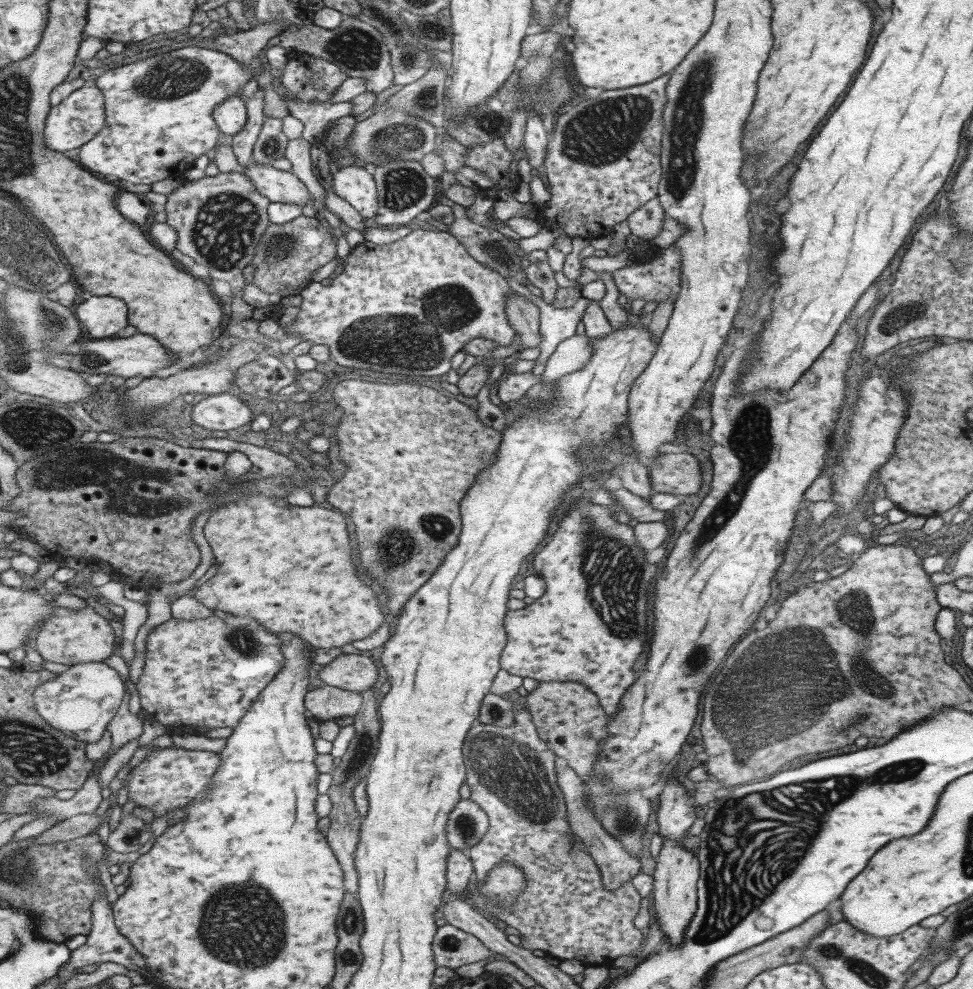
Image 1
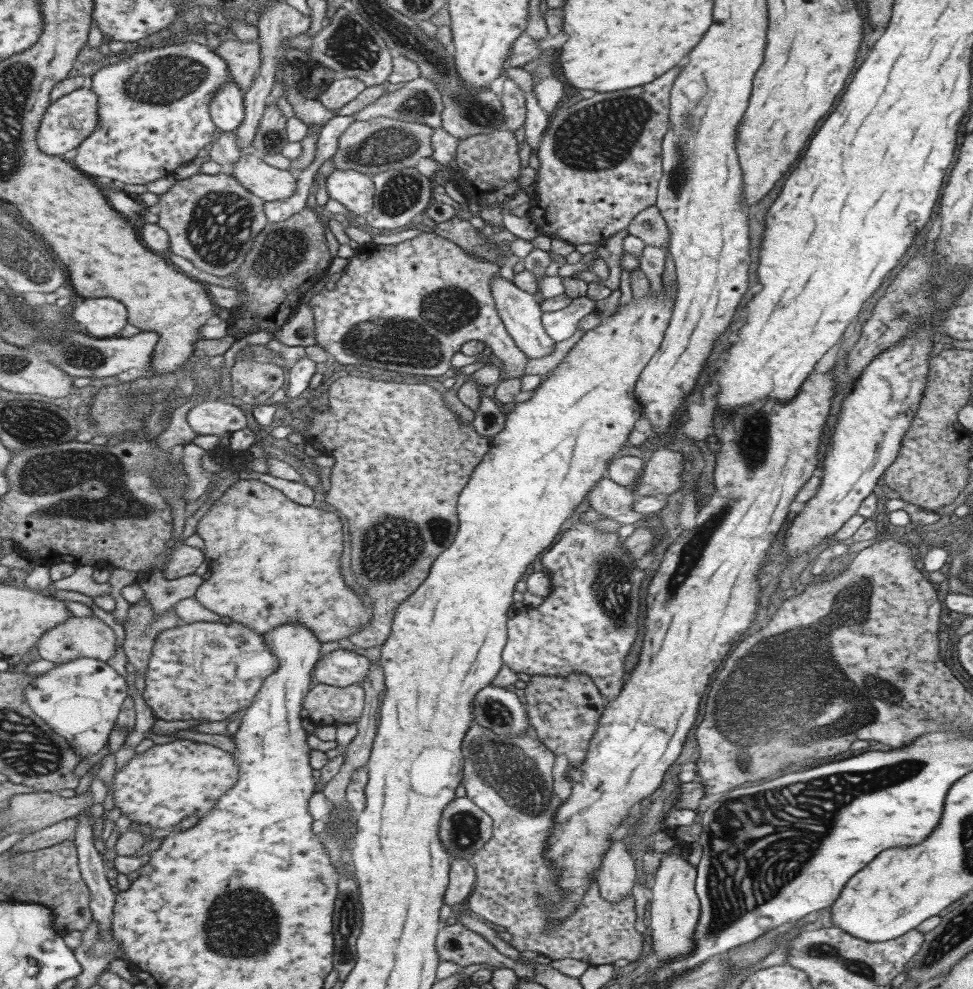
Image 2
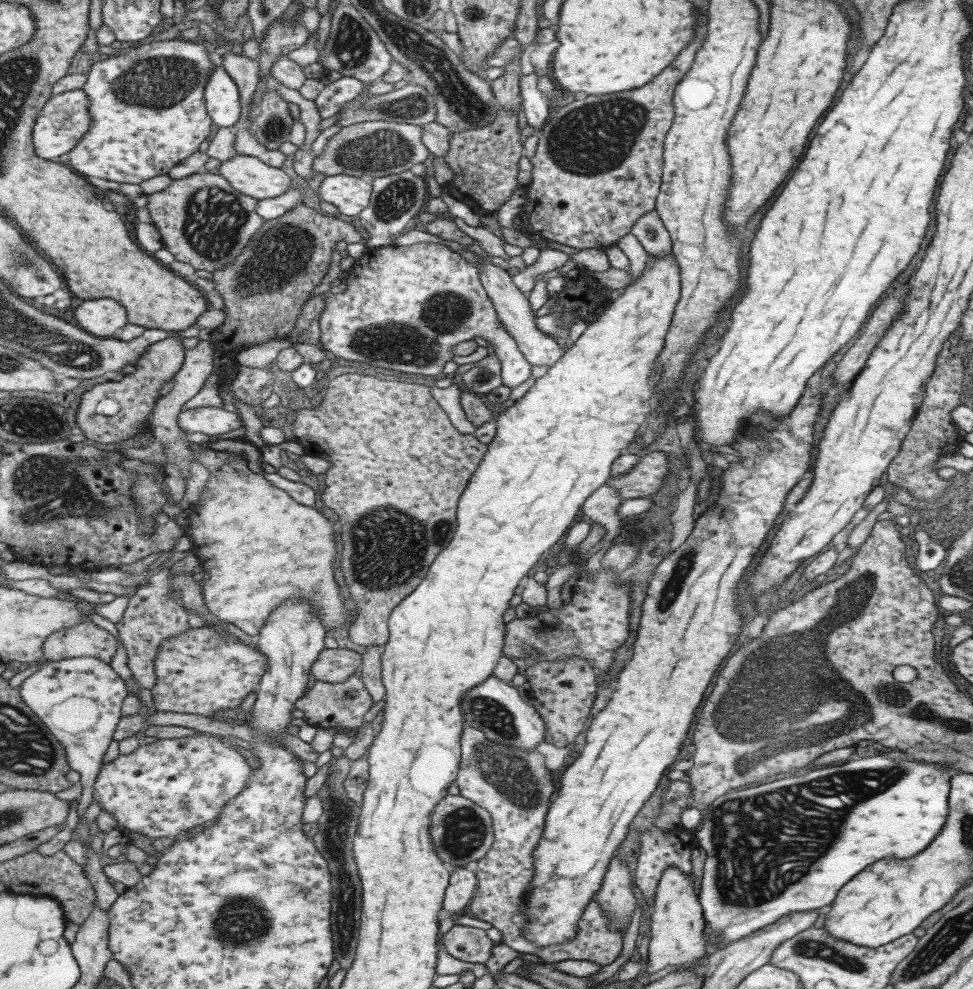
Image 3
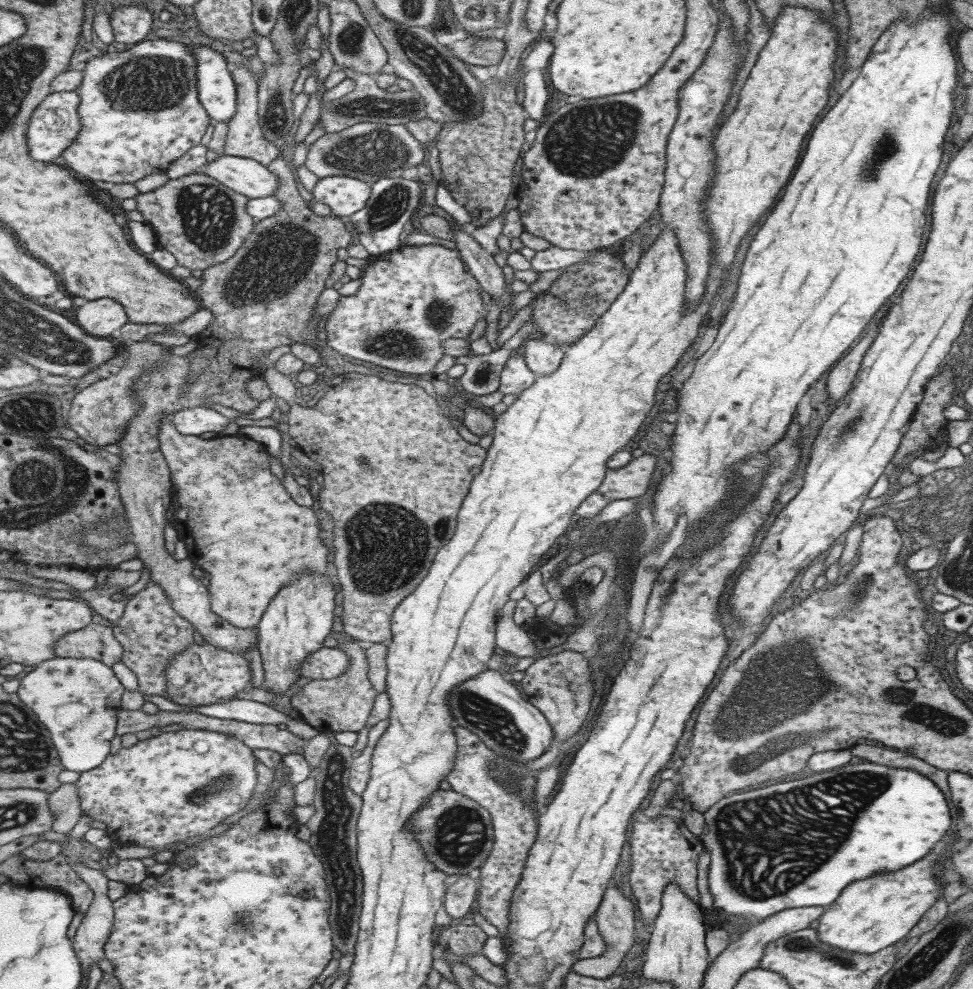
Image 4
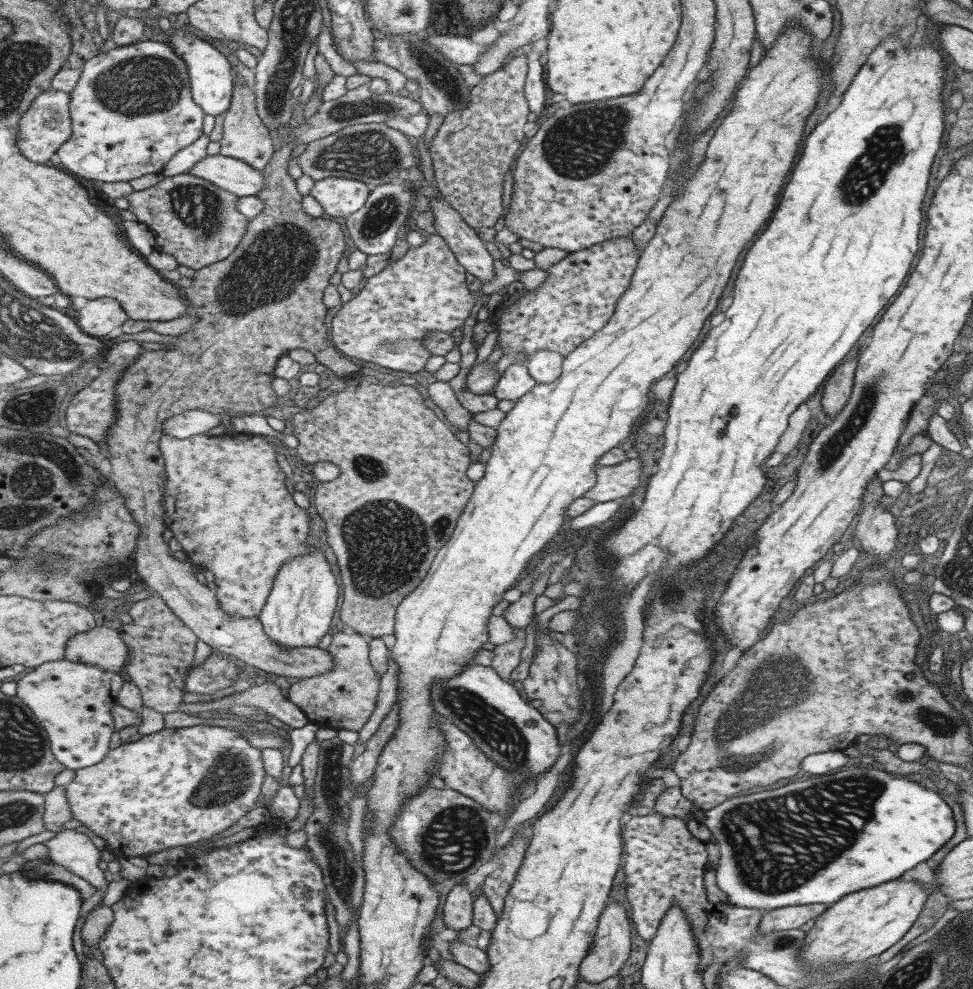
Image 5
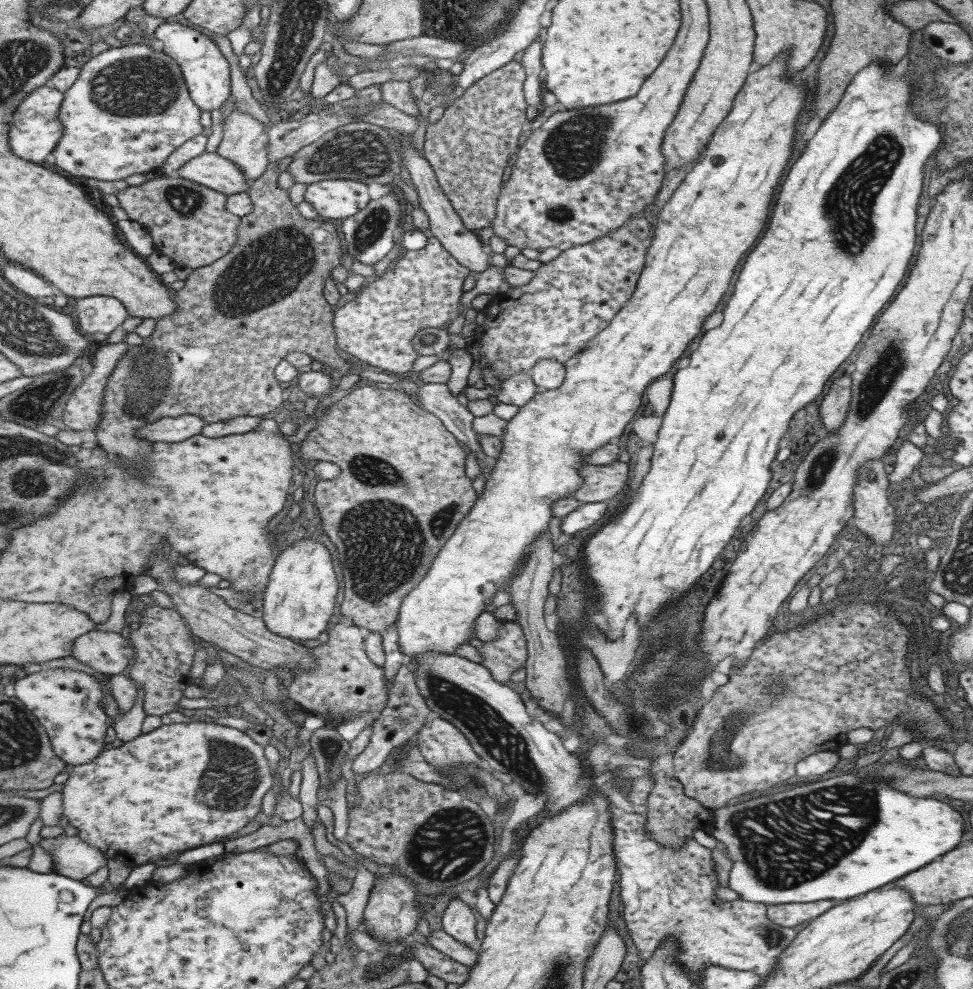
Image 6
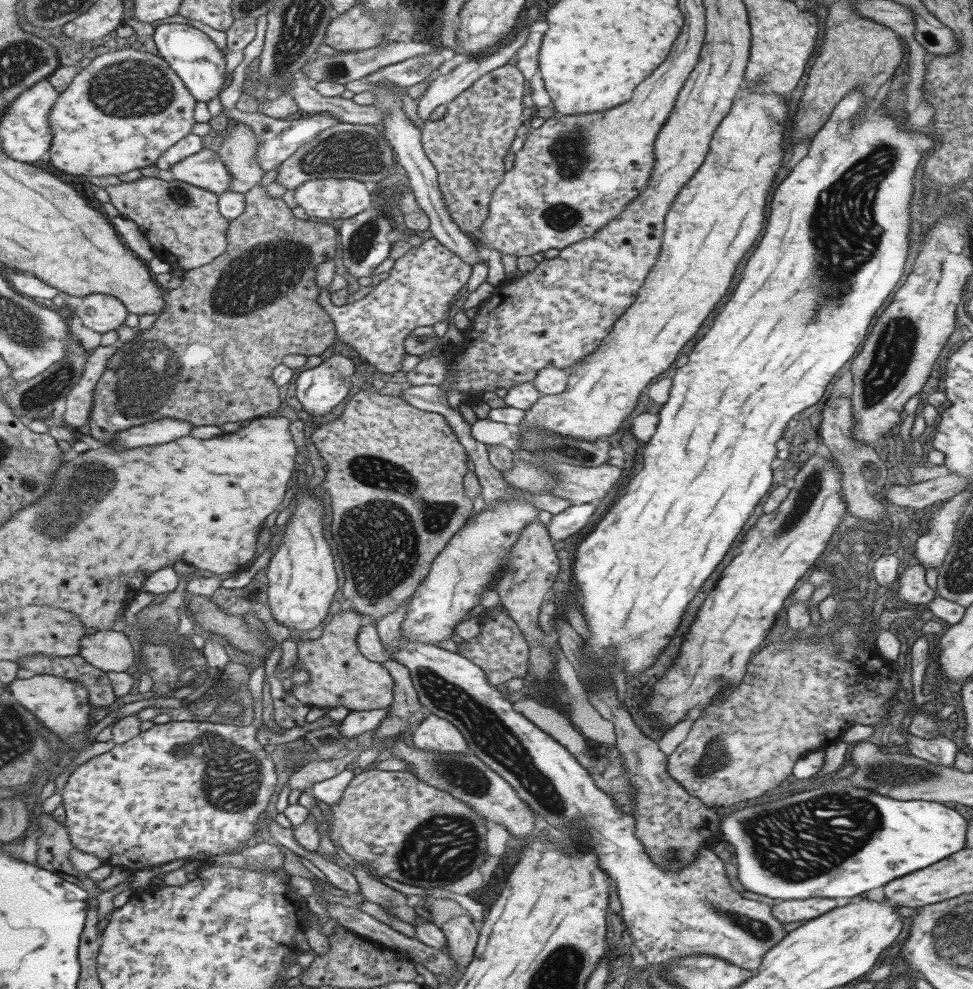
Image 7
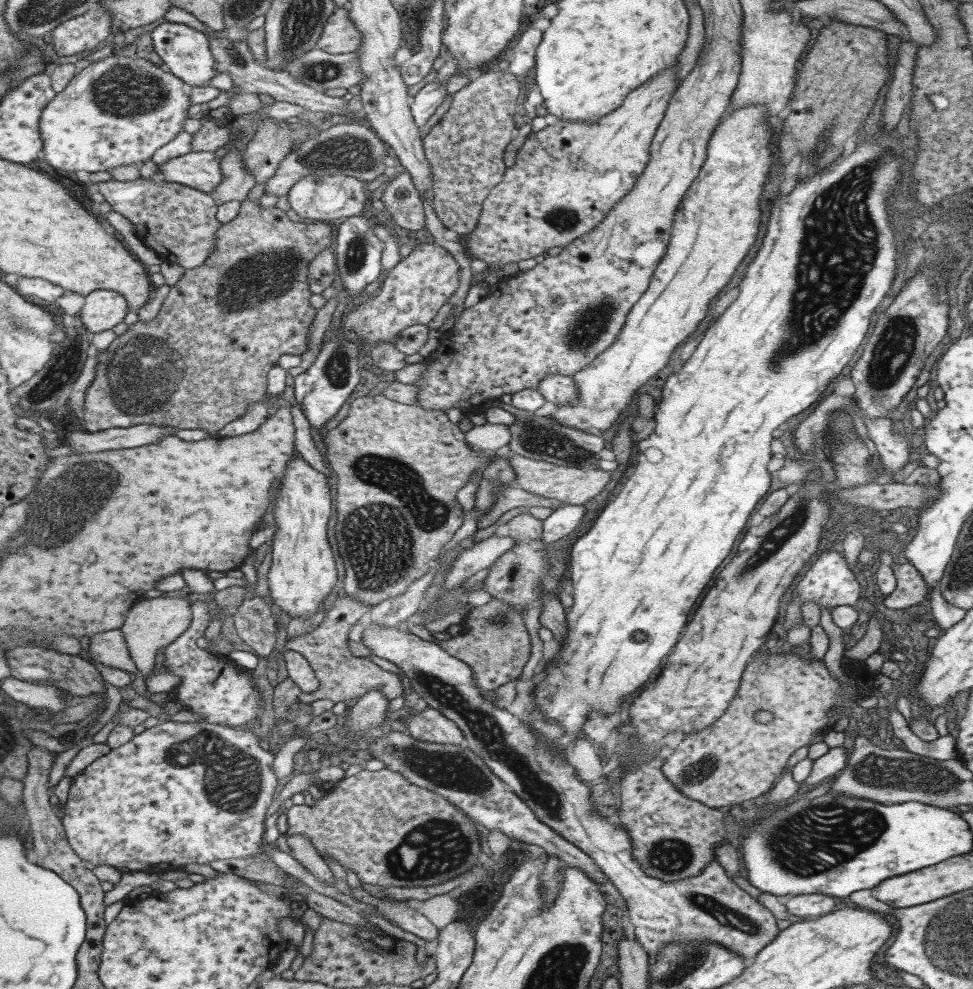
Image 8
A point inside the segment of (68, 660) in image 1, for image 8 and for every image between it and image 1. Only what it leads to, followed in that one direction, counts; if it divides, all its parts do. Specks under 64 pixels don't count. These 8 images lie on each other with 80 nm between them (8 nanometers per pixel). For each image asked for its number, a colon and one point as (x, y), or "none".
2: (79, 637)
3: (84, 640)
4: (95, 640)
5: (100, 645)
6: (109, 653)
7: (109, 651)
8: (108, 648)

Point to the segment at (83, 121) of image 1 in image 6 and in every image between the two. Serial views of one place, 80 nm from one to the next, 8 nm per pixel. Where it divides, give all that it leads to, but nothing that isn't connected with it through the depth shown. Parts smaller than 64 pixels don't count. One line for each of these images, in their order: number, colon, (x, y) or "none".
2: (67, 121)
3: (63, 120)
4: (54, 124)
5: (46, 125)
6: (37, 127)

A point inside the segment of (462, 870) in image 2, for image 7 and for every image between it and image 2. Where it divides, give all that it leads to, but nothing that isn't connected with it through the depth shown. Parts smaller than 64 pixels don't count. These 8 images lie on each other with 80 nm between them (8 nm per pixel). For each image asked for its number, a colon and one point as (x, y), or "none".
3: (461, 884)
4: (458, 897)
5: (456, 910)
6: (458, 920)
7: (461, 932)

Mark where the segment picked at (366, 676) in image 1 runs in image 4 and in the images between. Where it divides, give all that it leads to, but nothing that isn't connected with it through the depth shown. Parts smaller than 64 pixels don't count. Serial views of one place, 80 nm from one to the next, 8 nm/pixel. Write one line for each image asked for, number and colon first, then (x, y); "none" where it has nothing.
2: (342, 667)
3: (333, 665)
4: (324, 663)

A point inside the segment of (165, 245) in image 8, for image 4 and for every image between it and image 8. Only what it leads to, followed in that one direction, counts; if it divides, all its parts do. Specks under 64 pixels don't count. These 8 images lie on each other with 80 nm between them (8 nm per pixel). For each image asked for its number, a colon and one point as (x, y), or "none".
4: (201, 223)
5: (197, 223)
6: (188, 223)
7: (181, 222)

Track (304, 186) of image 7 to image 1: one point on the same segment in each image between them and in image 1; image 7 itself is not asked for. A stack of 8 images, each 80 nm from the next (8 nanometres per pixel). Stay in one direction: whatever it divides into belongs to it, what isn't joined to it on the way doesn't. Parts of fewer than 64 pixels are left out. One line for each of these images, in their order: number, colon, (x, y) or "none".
1: (355, 185)
2: (354, 190)
3: (349, 194)
4: (344, 196)
5: (338, 197)
6: (337, 199)

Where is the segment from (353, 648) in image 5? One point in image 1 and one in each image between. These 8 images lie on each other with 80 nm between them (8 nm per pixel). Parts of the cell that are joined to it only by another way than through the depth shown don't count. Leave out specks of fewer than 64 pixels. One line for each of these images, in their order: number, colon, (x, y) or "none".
1: (326, 702)
2: (326, 705)
3: (342, 705)
4: (340, 704)

